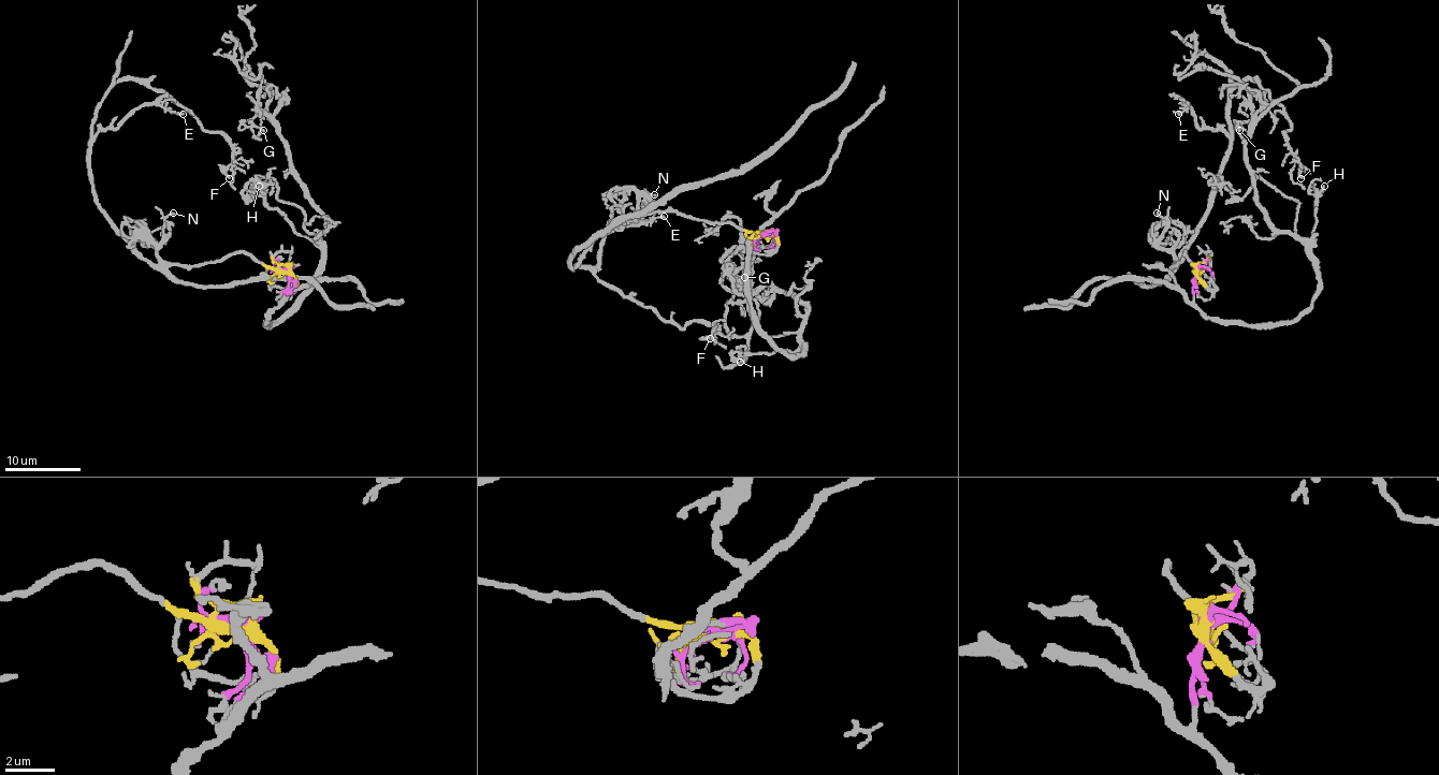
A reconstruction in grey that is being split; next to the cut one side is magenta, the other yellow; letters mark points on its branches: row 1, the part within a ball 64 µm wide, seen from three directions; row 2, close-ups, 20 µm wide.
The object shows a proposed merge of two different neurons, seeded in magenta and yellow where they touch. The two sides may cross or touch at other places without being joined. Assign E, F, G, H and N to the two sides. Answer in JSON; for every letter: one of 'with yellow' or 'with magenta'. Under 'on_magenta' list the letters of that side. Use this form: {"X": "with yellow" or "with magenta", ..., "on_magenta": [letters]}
{"E": "with yellow", "F": "with yellow", "G": "with magenta", "H": "with magenta", "N": "with yellow", "on_magenta": ["G", "H"]}

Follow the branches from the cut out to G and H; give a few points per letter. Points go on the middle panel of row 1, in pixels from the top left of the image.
G: (766, 232), (749, 242), (750, 310), (775, 349), (801, 352), (805, 307), (769, 283), (722, 283), (744, 278)
H: (766, 232), (749, 244), (750, 310), (775, 349), (788, 356), (801, 349), (750, 352), (741, 362)

